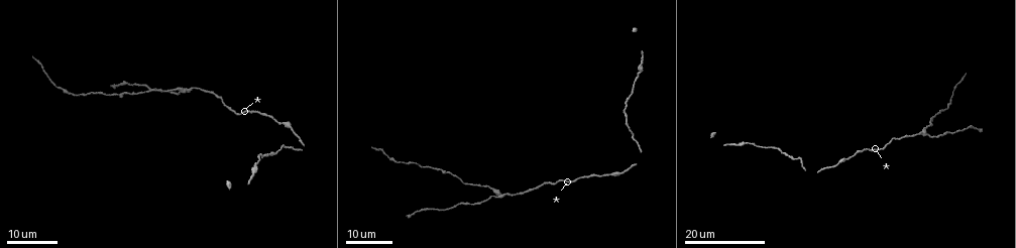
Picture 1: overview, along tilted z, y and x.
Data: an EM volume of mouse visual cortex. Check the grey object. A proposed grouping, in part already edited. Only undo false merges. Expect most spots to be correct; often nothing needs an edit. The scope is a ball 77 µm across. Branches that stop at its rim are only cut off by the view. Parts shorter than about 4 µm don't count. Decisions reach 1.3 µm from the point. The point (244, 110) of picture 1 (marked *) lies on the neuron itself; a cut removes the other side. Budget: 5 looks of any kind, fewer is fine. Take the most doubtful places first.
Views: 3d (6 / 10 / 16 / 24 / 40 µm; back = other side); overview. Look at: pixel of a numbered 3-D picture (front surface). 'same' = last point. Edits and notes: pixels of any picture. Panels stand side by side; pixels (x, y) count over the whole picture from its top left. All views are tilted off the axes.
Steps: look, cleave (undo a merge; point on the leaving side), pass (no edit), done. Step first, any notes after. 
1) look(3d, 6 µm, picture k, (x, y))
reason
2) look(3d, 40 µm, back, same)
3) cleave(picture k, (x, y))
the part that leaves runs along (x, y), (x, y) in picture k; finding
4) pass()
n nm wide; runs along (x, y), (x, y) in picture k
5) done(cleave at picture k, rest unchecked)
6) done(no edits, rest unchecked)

look(3d, 16 µm, picture 1, (497, 192))
a fork

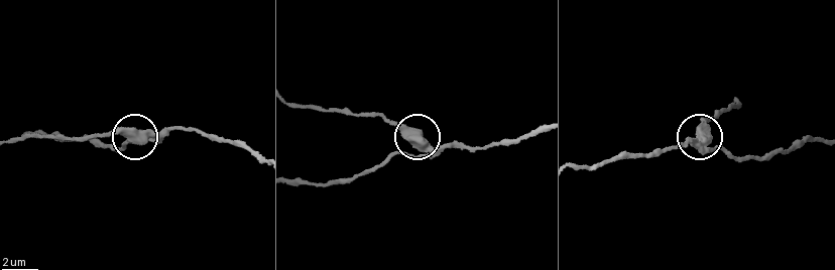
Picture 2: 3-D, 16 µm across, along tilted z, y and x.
look(3d, 10 µm, picture 2, (414, 143))

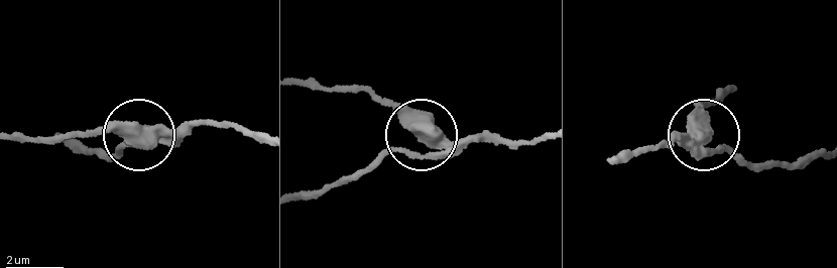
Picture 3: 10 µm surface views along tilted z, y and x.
pass()
runs along (618, 153), (703, 131), (757, 171) in picture 3; continuous, no second neuron

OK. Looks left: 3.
look(3d, 24 µm, picture 1, (259, 157))
calibre changes

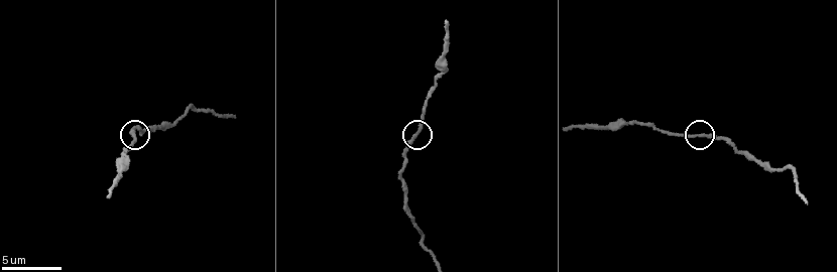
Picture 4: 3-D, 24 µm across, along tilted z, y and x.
look(3d, 10 µm, picture 4, (701, 135))

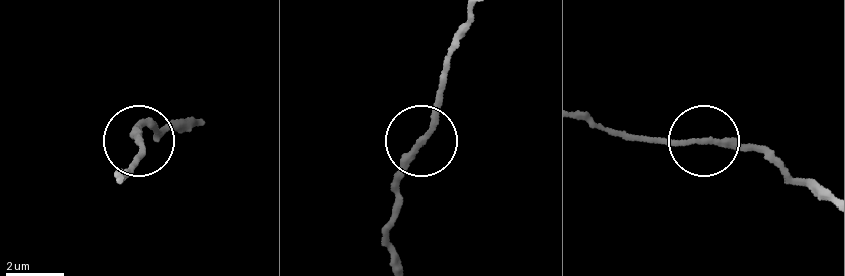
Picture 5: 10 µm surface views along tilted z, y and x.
pass()
one neuron here

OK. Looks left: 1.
done(no edits, rest unchecked)

